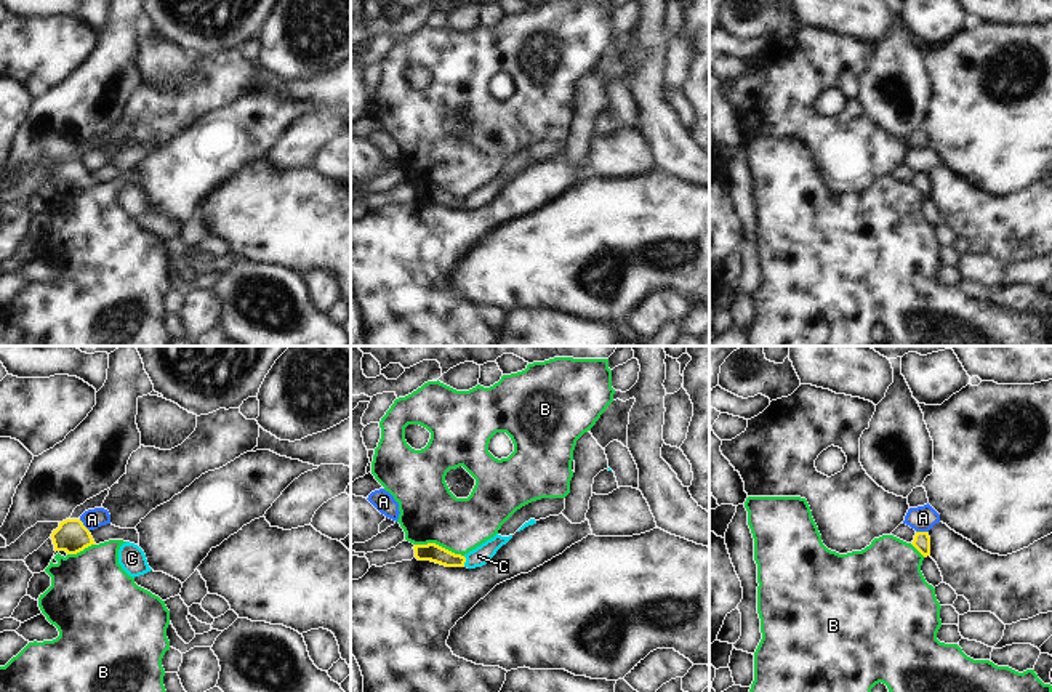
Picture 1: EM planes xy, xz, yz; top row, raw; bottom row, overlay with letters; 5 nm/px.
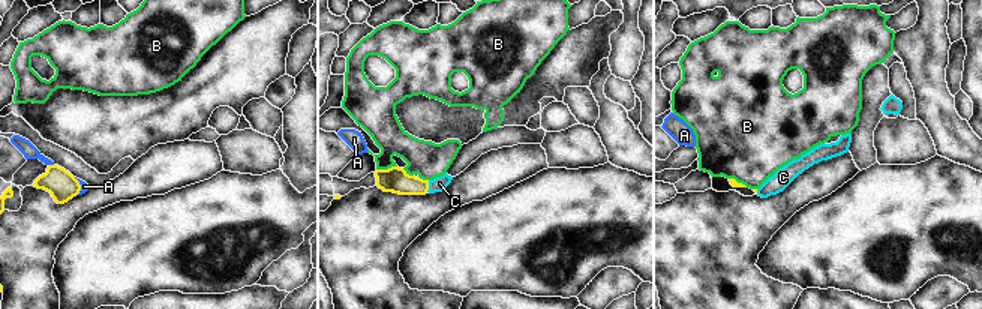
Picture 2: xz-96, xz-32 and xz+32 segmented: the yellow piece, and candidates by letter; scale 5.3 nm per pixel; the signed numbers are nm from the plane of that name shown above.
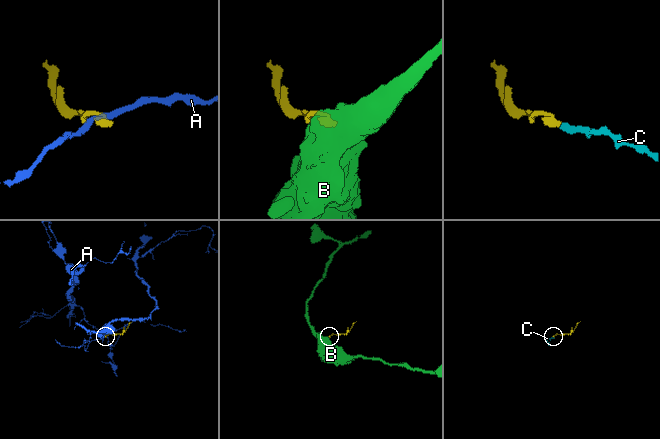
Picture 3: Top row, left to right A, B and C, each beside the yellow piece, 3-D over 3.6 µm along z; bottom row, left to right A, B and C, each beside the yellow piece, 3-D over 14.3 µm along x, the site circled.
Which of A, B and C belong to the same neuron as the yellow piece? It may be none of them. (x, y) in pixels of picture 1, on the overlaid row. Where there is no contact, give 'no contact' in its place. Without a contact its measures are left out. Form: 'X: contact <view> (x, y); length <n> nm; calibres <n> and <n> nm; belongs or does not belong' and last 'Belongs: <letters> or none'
A: contact yz (923, 532); length 60 nm; calibres 90 and 130 nm; does not belong
B: contact xz (437, 545); length 260 nm; calibres 90 and 300 nm; does not belong
C: contact xz (465, 561); length 60 nm; calibres 90 and 90 nm; belongs
Belongs: C

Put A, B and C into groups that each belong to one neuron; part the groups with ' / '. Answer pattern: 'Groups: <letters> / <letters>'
Groups: A / B / C

